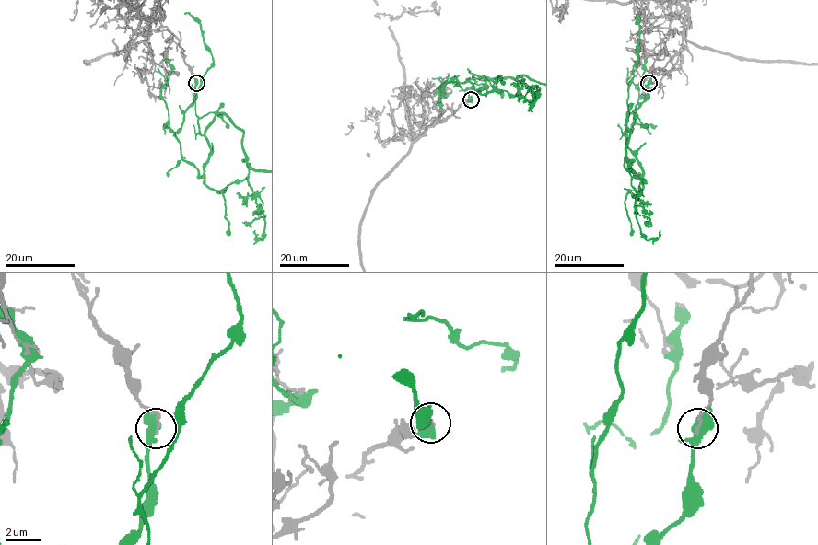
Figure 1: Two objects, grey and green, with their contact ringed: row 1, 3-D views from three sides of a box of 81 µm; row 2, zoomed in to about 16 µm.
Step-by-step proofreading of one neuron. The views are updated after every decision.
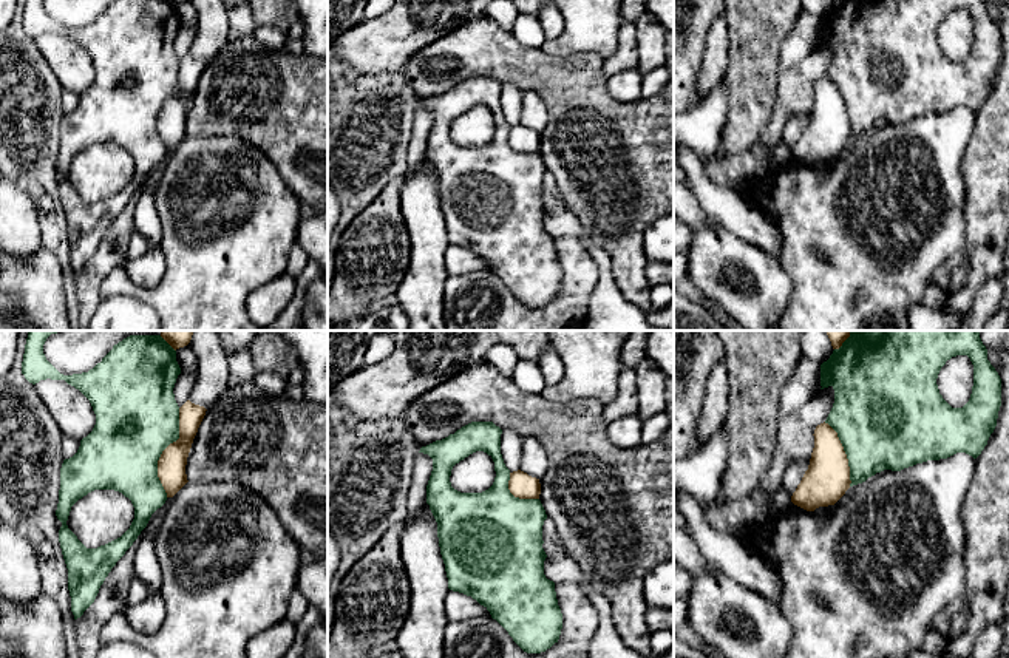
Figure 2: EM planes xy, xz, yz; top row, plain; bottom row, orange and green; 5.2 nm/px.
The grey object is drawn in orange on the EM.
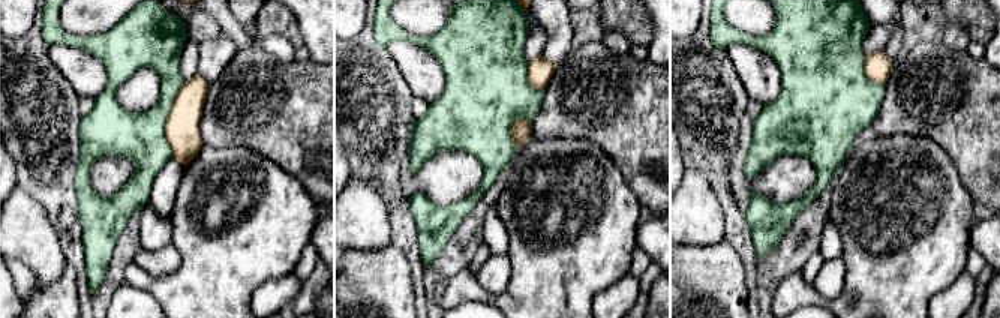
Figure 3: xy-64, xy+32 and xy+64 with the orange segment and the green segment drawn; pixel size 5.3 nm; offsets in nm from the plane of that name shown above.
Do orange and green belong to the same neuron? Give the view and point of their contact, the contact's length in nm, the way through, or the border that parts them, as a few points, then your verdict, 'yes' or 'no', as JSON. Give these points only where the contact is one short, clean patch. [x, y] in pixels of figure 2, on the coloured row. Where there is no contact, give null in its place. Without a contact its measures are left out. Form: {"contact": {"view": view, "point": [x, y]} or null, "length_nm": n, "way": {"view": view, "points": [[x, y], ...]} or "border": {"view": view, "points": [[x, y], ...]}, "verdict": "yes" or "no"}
{"contact": {"view": "xy", "point": [163, 451]}, "length_nm": 460, "verdict": "no"}

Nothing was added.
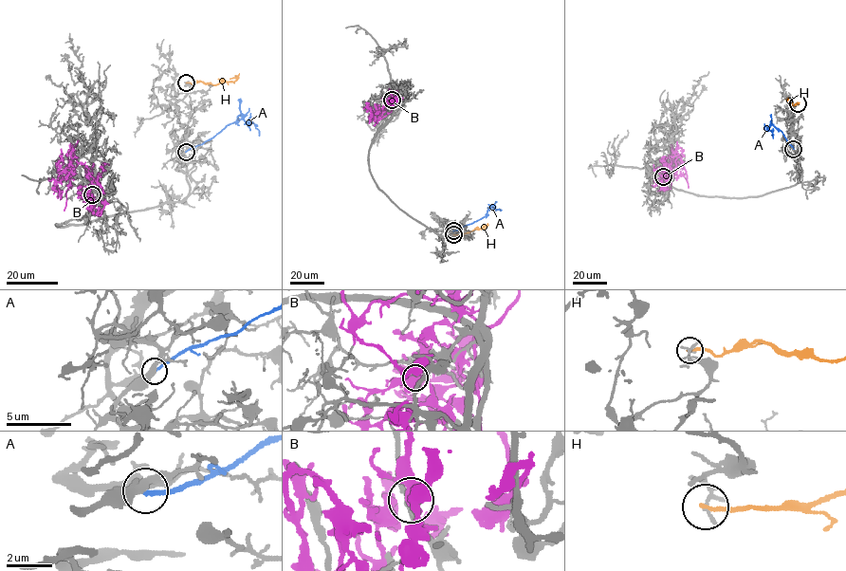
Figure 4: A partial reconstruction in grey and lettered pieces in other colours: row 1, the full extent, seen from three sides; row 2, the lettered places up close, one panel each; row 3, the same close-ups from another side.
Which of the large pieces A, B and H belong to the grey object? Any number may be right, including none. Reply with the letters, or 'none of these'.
none of these

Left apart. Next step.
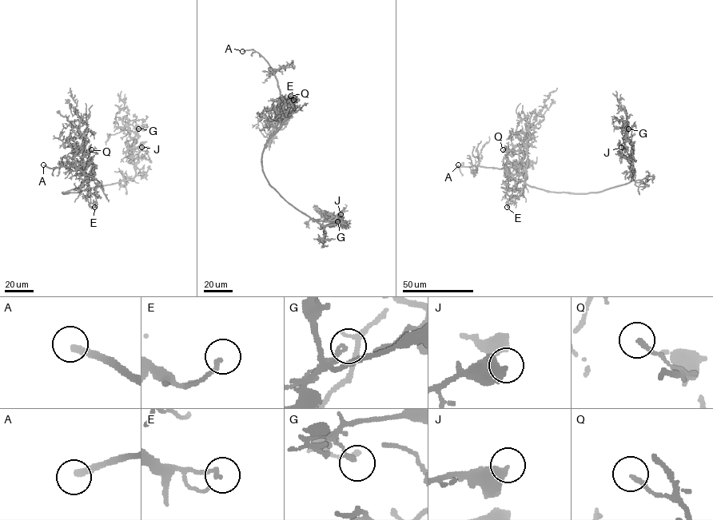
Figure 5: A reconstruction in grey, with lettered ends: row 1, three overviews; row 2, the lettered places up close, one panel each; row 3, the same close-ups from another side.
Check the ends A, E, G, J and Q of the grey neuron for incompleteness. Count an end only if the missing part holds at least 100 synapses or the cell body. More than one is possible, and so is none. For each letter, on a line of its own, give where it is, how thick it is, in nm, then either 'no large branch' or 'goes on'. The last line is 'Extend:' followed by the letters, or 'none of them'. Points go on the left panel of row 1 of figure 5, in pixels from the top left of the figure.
A: at (43, 164); 280 nm thick; goes on
E: at (94, 207); 160 nm thick; no large branch
G: at (138, 129); 140 nm thick; no large branch
J: at (141, 147); 500 nm thick; no large branch
Q: at (91, 149); 180 nm thick; no large branch
Extend: A

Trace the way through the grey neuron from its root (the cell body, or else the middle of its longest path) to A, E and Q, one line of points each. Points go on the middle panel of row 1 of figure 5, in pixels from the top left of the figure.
A: (269, 183), (263, 170), (262, 152), (266, 140), (286, 118), (282, 116), (274, 71), (257, 53), (242, 51)
E: (269, 183), (263, 170), (262, 152), (266, 140), (288, 115), (284, 113), (284, 105), (287, 101), (293, 100)
Q: (269, 183), (263, 170), (262, 152), (266, 140), (286, 118), (283, 119), (292, 113), (293, 98), (290, 96)

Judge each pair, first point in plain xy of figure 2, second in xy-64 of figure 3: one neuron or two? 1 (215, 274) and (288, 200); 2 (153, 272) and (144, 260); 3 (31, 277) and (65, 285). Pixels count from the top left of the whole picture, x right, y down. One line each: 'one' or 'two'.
1: one
2: one
3: one

